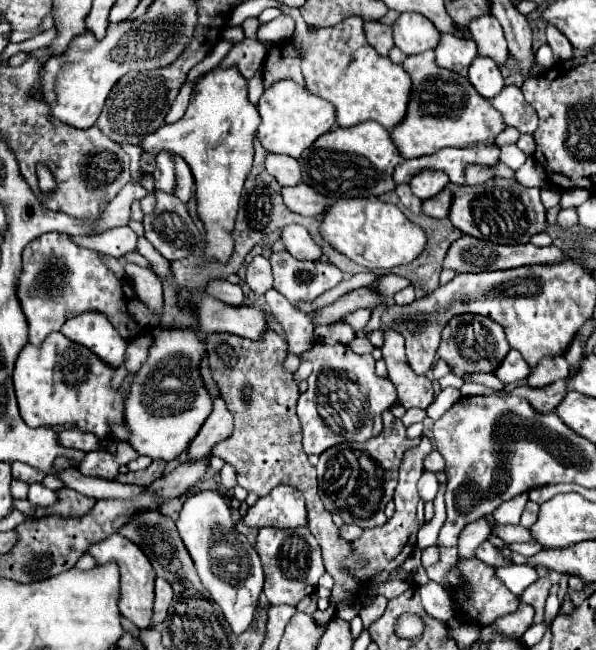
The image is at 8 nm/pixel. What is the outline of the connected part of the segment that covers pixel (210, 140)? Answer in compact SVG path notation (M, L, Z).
M220 67L212 69L210 73L200 77L200 83L196 83L196 93L192 93L190 105L186 115L170 125L162 125L158 131L152 135L146 135L138 147L142 151L158 155L162 151L176 151L190 167L194 175L194 185L196 185L196 215L204 223L206 229L206 247L204 247L204 259L206 261L218 261L218 263L228 263L234 251L234 219L238 213L238 203L242 195L242 187L246 177L250 175L252 161L254 161L254 137L256 129L260 125L260 115L256 107L248 101L248 87L246 79L240 79L236 71L220 71Z

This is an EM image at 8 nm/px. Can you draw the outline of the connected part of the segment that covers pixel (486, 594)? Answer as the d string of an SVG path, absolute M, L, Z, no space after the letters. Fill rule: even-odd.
M458 559L456 563L460 575L462 575L462 585L454 589L452 601L454 601L454 617L462 623L474 623L480 627L488 627L494 623L494 619L504 617L510 613L510 591L504 587L504 583L494 577L496 569L490 565L480 563L478 559Z

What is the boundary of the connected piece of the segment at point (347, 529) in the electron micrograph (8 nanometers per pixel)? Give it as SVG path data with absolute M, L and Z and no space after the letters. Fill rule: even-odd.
M342 525L342 527L338 529L338 535L340 535L342 539L346 539L346 541L354 541L354 539L358 539L358 537L362 535L362 529L356 527L356 525Z

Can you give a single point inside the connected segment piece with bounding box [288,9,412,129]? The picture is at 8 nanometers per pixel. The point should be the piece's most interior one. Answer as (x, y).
(339, 66)

